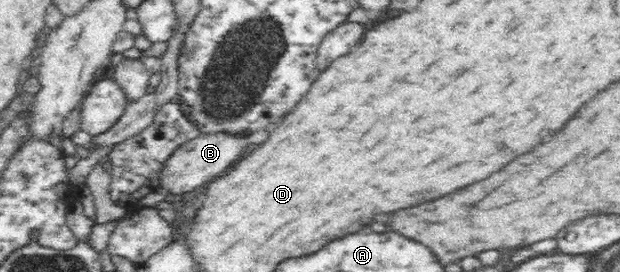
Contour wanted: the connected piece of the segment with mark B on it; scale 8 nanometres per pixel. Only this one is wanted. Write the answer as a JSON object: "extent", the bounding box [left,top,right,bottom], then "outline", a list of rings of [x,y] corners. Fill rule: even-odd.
{"extent":[152,131,255,193],"outline":[[[216,131],[215,133],[198,132],[196,137],[186,144],[182,144],[168,160],[164,170],[164,178],[152,188],[165,192],[181,193],[194,190],[197,186],[206,185],[214,178],[224,175],[232,165],[236,165],[244,158],[255,144],[252,142],[252,131]]]}

